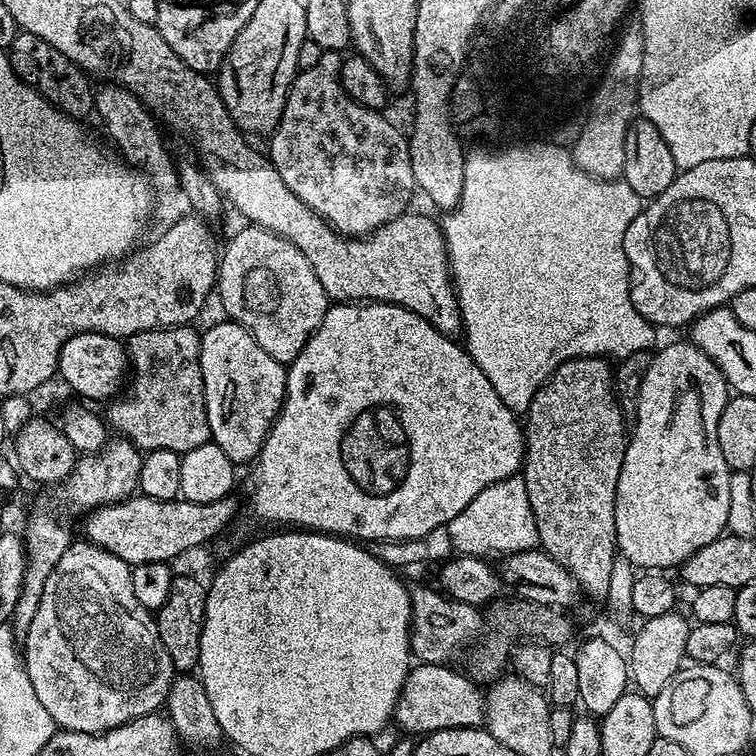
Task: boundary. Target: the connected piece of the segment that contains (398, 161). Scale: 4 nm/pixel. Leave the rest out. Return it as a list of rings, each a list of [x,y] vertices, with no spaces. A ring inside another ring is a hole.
[[[324,51],[310,70],[297,71],[282,118],[270,133],[272,145],[266,148],[266,152],[274,170],[282,176],[282,182],[286,182],[286,186],[310,206],[310,210],[317,212],[339,235],[363,238],[409,211],[411,204],[408,203],[412,195],[417,195],[418,189],[408,149],[409,137],[400,133],[383,116],[383,111],[362,106],[346,94],[340,81],[341,59],[341,53]]]

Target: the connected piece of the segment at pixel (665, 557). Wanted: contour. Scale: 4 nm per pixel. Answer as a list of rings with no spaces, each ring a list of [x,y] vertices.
[[[668,344],[660,353],[652,356],[650,366],[646,370],[646,378],[642,378],[640,397],[636,400],[634,415],[636,425],[631,425],[630,435],[624,445],[622,458],[622,474],[618,474],[618,490],[616,491],[616,505],[614,506],[614,522],[616,523],[616,547],[619,555],[624,557],[640,570],[672,570],[675,566],[682,566],[702,546],[710,546],[719,536],[725,535],[728,528],[730,514],[730,478],[732,469],[726,466],[726,458],[722,458],[722,450],[718,446],[718,418],[722,418],[722,410],[726,410],[726,402],[730,389],[722,370],[697,344]]]

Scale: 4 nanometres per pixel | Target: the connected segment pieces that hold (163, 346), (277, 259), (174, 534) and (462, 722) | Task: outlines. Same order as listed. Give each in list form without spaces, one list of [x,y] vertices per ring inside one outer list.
[[[156,328],[127,337],[130,387],[107,405],[106,420],[113,433],[130,441],[141,453],[161,448],[183,454],[212,439],[200,365],[201,333],[194,329]]]
[[[246,224],[243,225],[243,227],[242,230],[238,231],[229,240],[225,248],[223,245],[217,267],[217,297],[220,296],[220,304],[227,315],[225,316],[227,319],[230,319],[233,323],[243,325],[258,344],[276,361],[289,364],[298,356],[302,350],[302,346],[309,340],[314,330],[317,329],[317,326],[321,324],[322,318],[325,317],[330,307],[330,301],[325,294],[325,290],[322,289],[322,284],[318,282],[318,276],[315,274],[314,268],[310,266],[310,262],[307,261],[306,256],[302,254],[293,243],[290,243],[288,239],[284,239],[280,235],[274,234],[272,231],[268,231],[256,225]]]
[[[133,494],[119,504],[93,508],[84,520],[83,539],[126,562],[129,566],[142,562],[175,561],[175,556],[192,552],[220,536],[236,516],[235,495],[218,498],[218,502],[190,502],[183,498],[155,500]]]
[[[417,663],[411,669],[406,682],[400,691],[400,697],[396,703],[394,713],[395,723],[400,723],[408,732],[441,732],[447,728],[478,728],[484,724],[484,697],[481,685],[476,684],[463,671],[452,669],[448,664]]]

